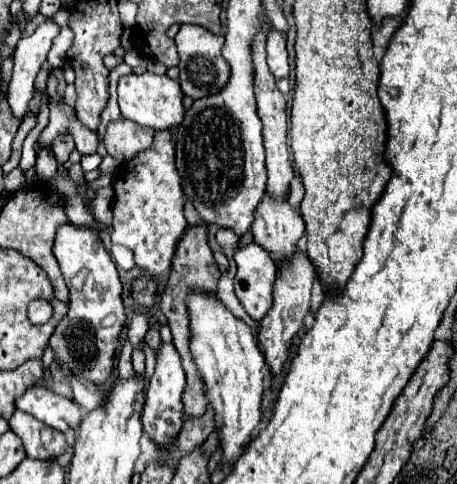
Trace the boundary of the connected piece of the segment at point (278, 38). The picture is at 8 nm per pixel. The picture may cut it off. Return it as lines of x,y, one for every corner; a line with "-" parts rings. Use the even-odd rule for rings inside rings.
272,28
268,32
266,50
268,50
268,66
270,66
270,72
276,78
288,78
290,66
288,66
288,52
286,52
286,34

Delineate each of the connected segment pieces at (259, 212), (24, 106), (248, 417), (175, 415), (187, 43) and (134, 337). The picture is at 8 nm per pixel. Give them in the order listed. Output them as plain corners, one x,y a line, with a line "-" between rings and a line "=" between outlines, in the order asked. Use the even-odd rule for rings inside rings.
266,192
264,202
256,206
256,218
252,224
254,242
266,248
274,262
294,254
298,240
304,234
304,220
296,208
290,206
288,196
274,198
=
54,22
40,24
34,34
20,38
14,52
14,70
8,82
8,104
12,116
22,120
30,110
28,104
34,94
34,78
46,62
52,40
58,34
58,26
=
192,290
188,294
188,310
192,332
190,350
194,364
206,382
206,398
210,402
208,406
216,412
216,430
220,430
220,444
224,446
222,462
236,462
262,422
260,402
264,392
262,380
266,362
250,328
232,316
218,298
208,298
=
162,342
158,356
156,356
156,370
148,382
146,390
146,404
142,410
142,424
144,432
156,442
164,444
170,440
170,436
178,434
182,428
182,392
186,388
186,374
180,362
180,356
172,342
=
184,24
184,26
180,26
180,30
176,34
176,46
178,46
178,54
180,54
178,68
180,68
180,86
182,86
184,96
198,100
204,96
218,94
226,86
226,82
230,78
230,66
222,58
224,36
216,36
208,30
204,30
202,26
=
144,312
132,314
132,318
130,318
130,322
128,322
128,338
130,338
132,346
142,348
142,346
140,346
140,340
142,340
144,334
148,332
148,328
150,328
150,318
148,318
148,314
144,314

